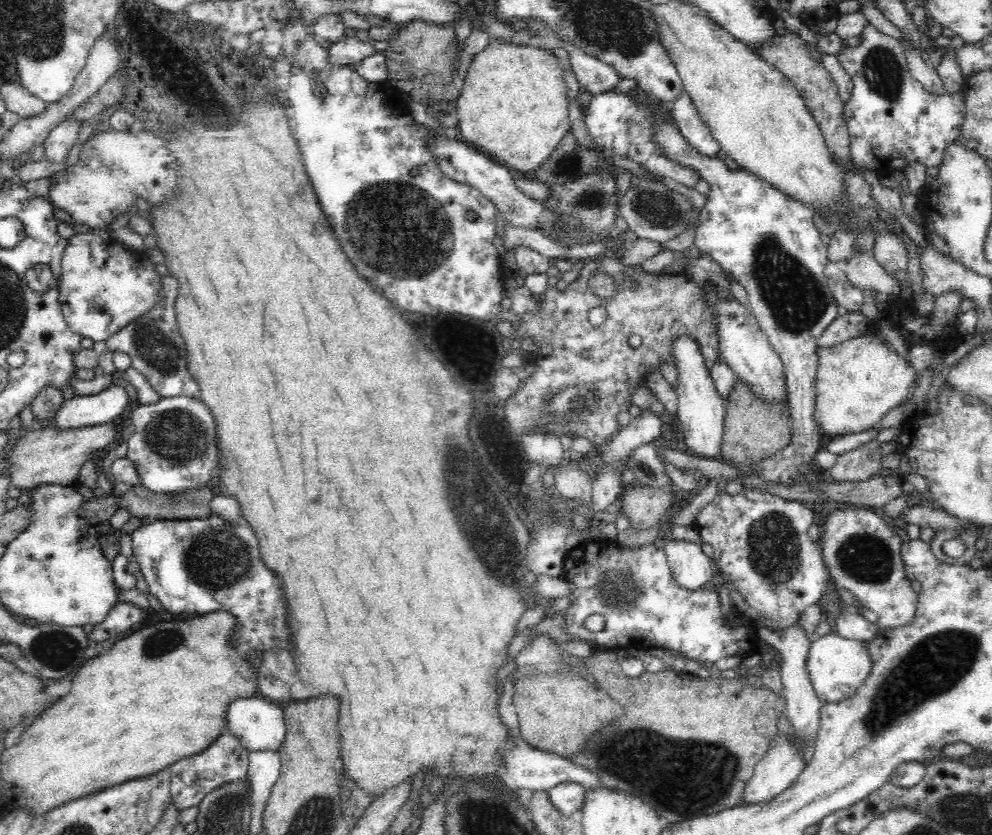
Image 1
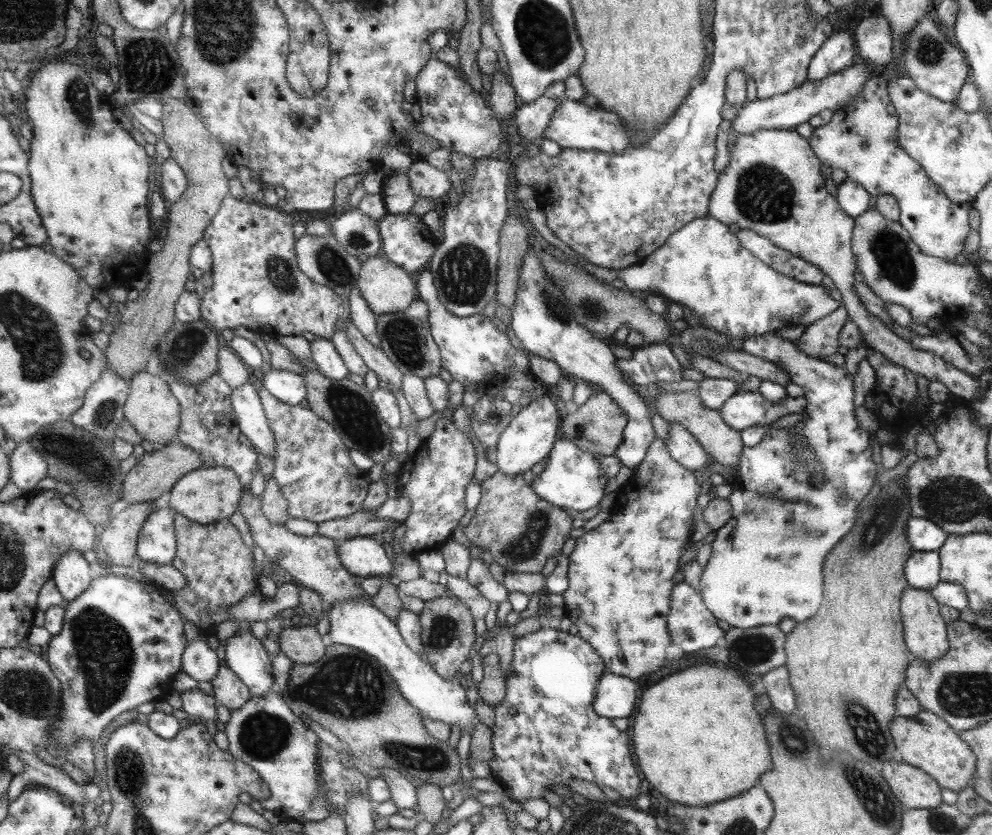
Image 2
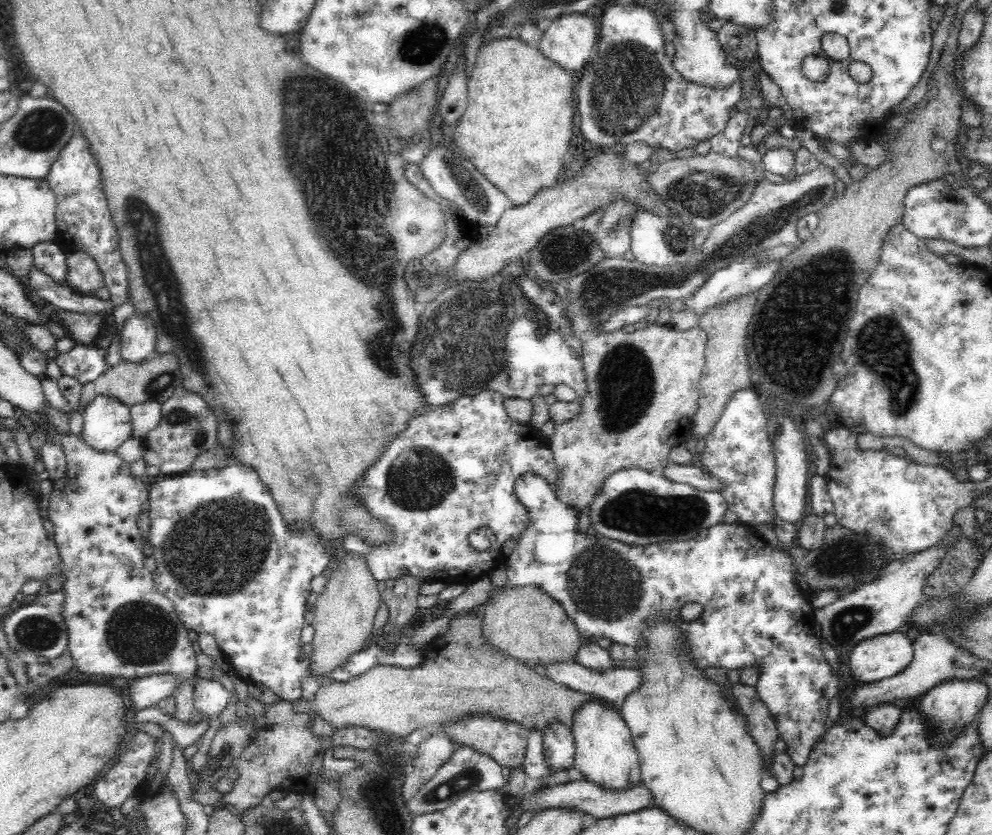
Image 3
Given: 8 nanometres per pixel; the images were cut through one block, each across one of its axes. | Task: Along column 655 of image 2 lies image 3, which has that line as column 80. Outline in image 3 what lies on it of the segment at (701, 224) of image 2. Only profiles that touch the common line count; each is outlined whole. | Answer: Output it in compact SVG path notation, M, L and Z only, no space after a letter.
M67 250L66 265L68 270L63 284L73 288L76 293L94 295L100 288L104 288L104 273L86 252Z

